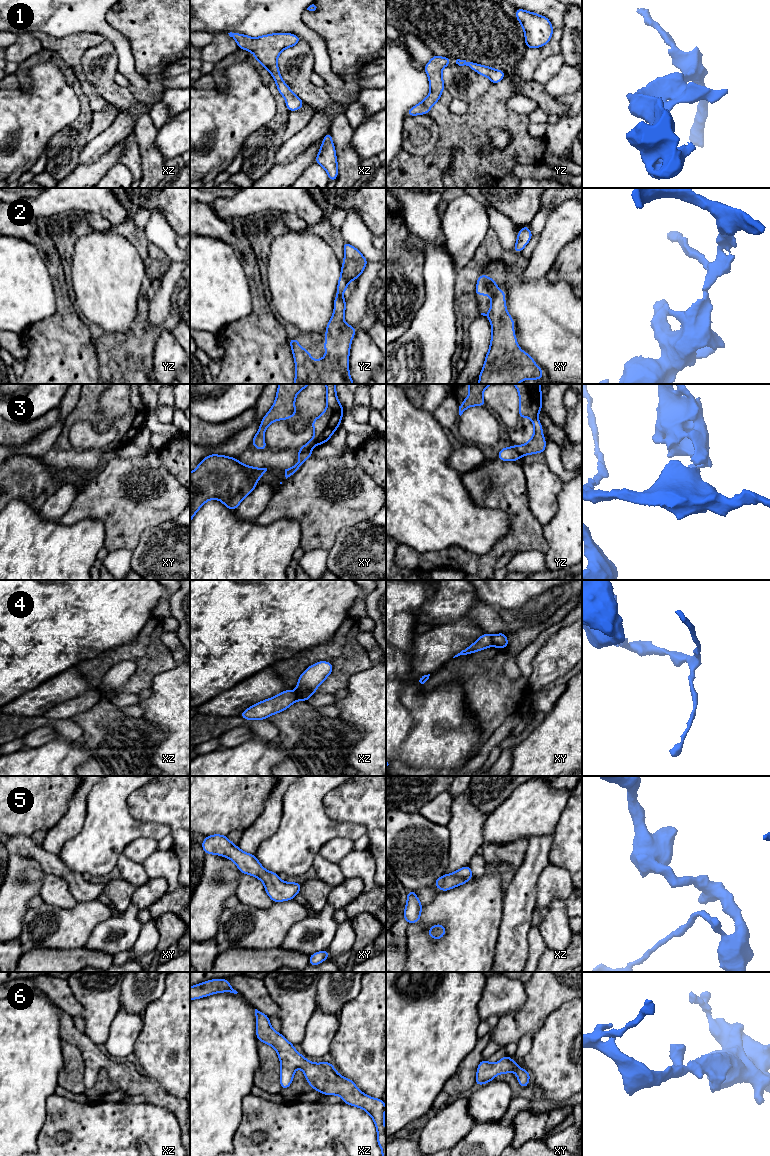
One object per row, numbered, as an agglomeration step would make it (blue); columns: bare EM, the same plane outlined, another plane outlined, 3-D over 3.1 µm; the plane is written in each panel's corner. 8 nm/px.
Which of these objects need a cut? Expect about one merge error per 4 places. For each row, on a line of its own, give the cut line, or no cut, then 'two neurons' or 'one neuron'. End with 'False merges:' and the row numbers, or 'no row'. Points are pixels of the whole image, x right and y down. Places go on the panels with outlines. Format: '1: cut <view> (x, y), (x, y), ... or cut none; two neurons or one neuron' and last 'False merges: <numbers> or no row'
1: cut none; one neuron
2: cut none; one neuron
3: cut xy (311, 448), (299, 450); two neurons
4: cut xy (491, 636), (493, 645); two neurons
5: cut none; one neuron
6: cut none; one neuron
False merges: 3, 4

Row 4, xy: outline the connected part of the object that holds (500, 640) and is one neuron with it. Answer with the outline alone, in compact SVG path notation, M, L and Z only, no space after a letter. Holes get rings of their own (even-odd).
M499 633L492 636L493 646L496 648L506 649L508 646L508 639L505 633Z

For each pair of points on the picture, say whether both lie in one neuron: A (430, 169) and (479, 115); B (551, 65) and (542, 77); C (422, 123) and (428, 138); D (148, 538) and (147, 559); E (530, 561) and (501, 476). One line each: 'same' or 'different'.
A: same
B: same
C: same
D: same
E: different

